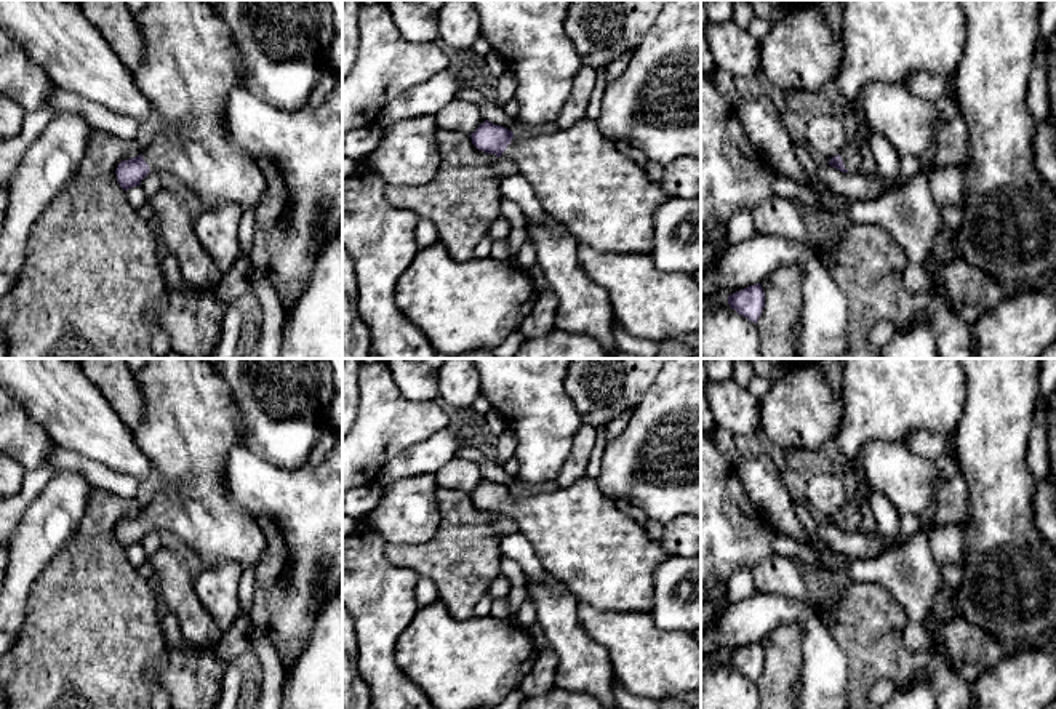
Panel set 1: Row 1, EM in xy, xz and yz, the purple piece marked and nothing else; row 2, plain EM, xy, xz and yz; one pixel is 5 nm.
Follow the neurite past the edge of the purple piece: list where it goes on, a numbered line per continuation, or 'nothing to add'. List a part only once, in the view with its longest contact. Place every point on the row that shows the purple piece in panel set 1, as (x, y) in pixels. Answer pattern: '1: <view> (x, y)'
1: xz (583, 181)

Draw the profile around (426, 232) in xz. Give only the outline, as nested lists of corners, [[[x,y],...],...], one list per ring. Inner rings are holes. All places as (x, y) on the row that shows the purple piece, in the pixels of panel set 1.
[[[419,218],[416,224],[416,245],[426,248],[434,242],[440,242],[435,224],[427,218]]]

